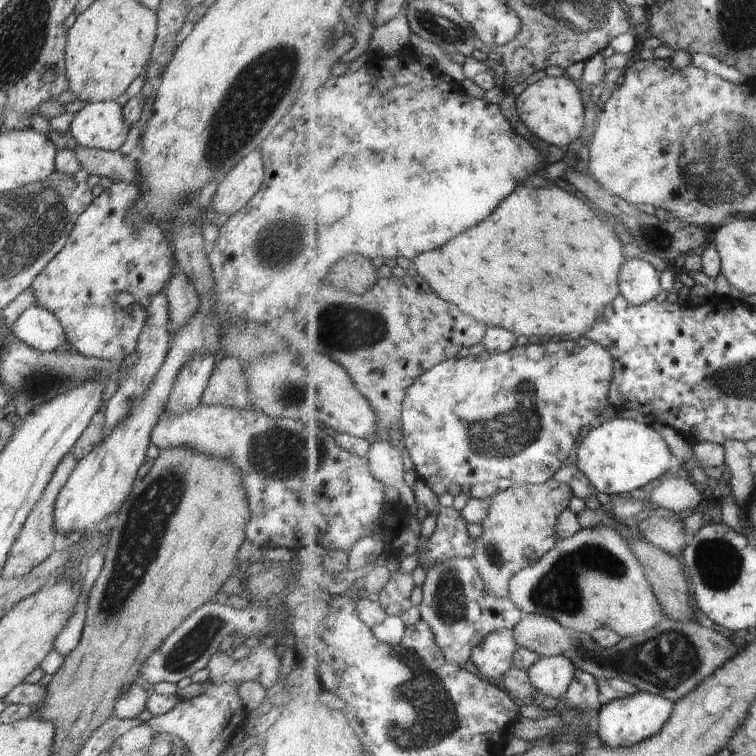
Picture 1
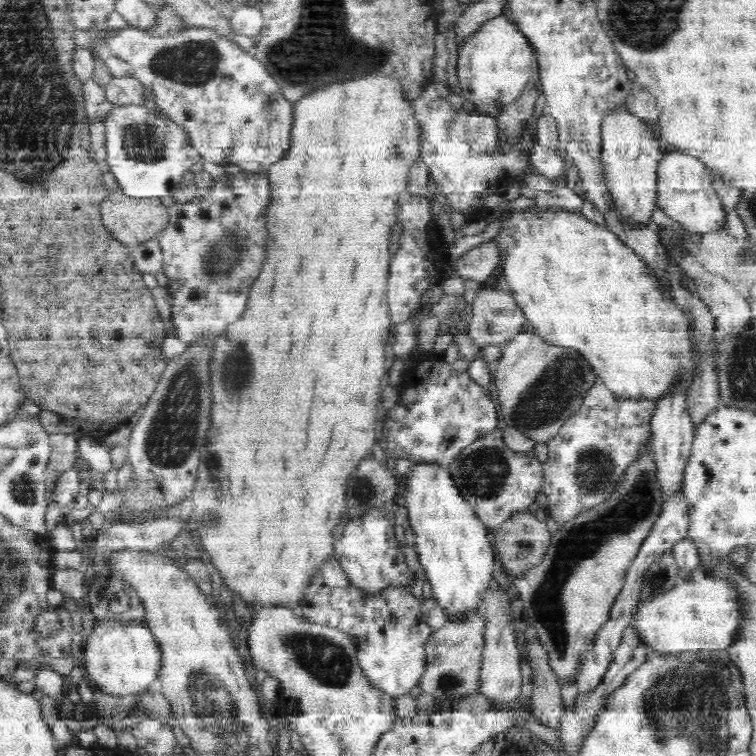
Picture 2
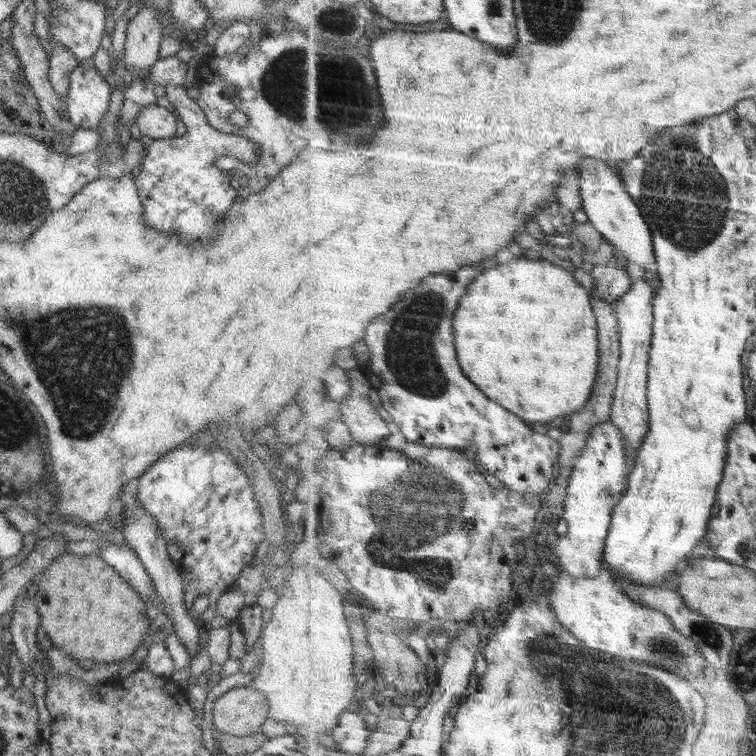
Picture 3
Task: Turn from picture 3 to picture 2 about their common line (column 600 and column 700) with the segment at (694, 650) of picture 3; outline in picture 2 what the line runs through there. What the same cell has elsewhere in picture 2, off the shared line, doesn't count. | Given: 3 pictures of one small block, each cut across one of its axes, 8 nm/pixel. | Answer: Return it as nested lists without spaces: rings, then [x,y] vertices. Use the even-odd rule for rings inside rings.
[[[706,574],[678,583],[674,588],[655,596],[650,604],[643,604],[637,612],[632,625],[639,628],[639,633],[650,650],[663,650],[664,652],[680,652],[680,650],[704,651],[727,649],[734,644],[739,636],[740,627],[747,619],[745,606],[747,600],[741,596],[737,584],[729,578]]]

